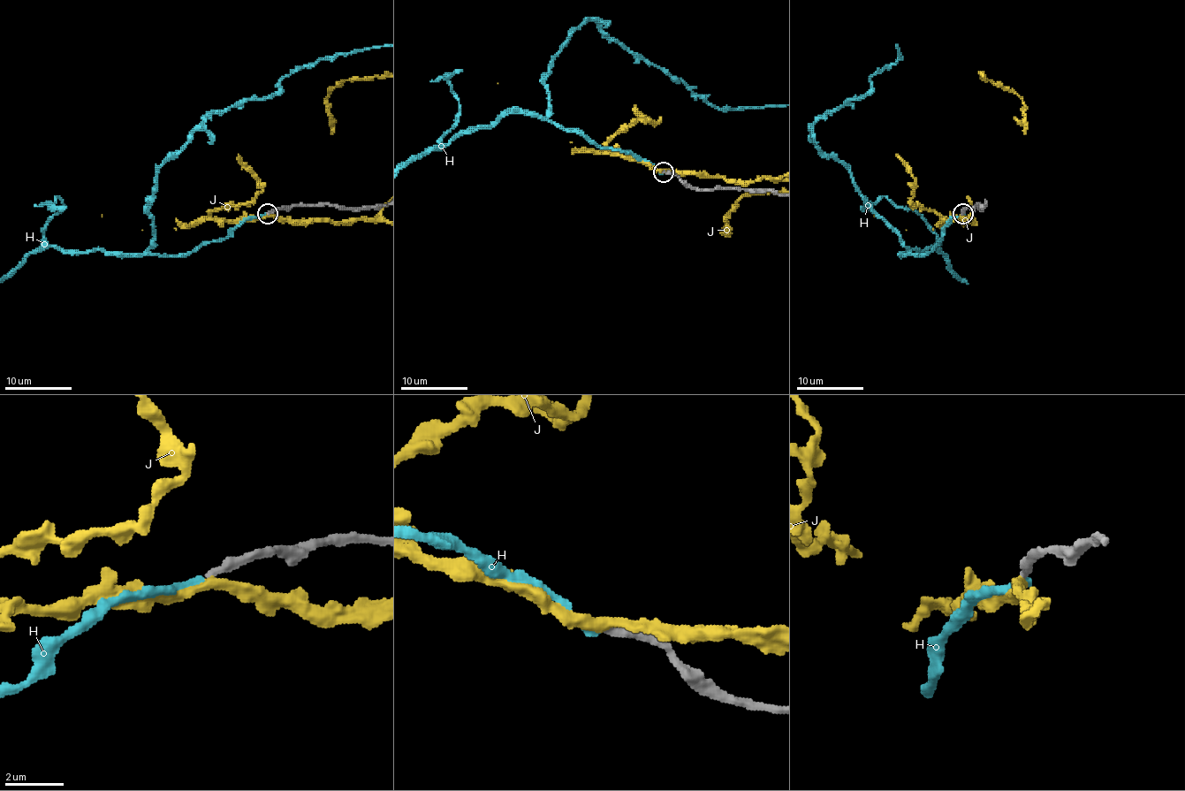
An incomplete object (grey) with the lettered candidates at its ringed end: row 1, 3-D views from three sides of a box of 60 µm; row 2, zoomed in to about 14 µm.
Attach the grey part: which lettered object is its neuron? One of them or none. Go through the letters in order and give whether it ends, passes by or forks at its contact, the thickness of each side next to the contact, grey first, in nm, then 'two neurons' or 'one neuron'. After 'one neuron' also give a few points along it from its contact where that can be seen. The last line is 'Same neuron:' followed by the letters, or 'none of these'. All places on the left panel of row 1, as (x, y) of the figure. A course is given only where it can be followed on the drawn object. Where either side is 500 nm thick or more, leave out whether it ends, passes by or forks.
H: it ends there; 300 nm thick on the grey side, 280 nm on the other; one neuron
J: it passes by; 320 nm thick on the grey side, 320 nm on the other; two neurons
Same neuron: H

